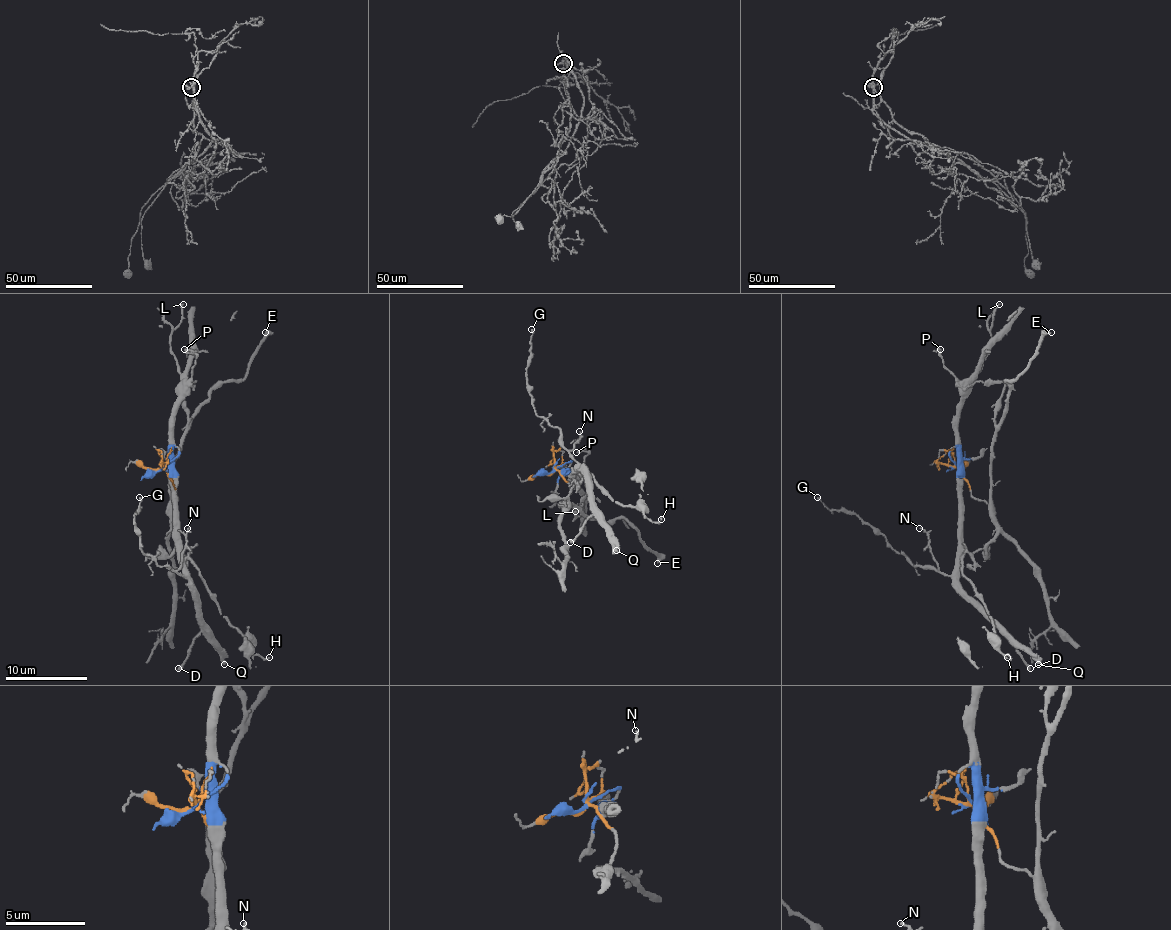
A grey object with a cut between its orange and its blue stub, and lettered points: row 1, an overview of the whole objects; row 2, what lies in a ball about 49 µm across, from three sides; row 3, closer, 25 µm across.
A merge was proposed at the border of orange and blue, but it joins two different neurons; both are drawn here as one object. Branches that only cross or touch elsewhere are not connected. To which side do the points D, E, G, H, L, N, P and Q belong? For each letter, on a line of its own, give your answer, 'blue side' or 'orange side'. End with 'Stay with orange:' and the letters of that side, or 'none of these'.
D: blue side
E: orange side
G: blue side
H: blue side
L: blue side
N: blue side
P: blue side
Q: blue side
Stay with orange: E

